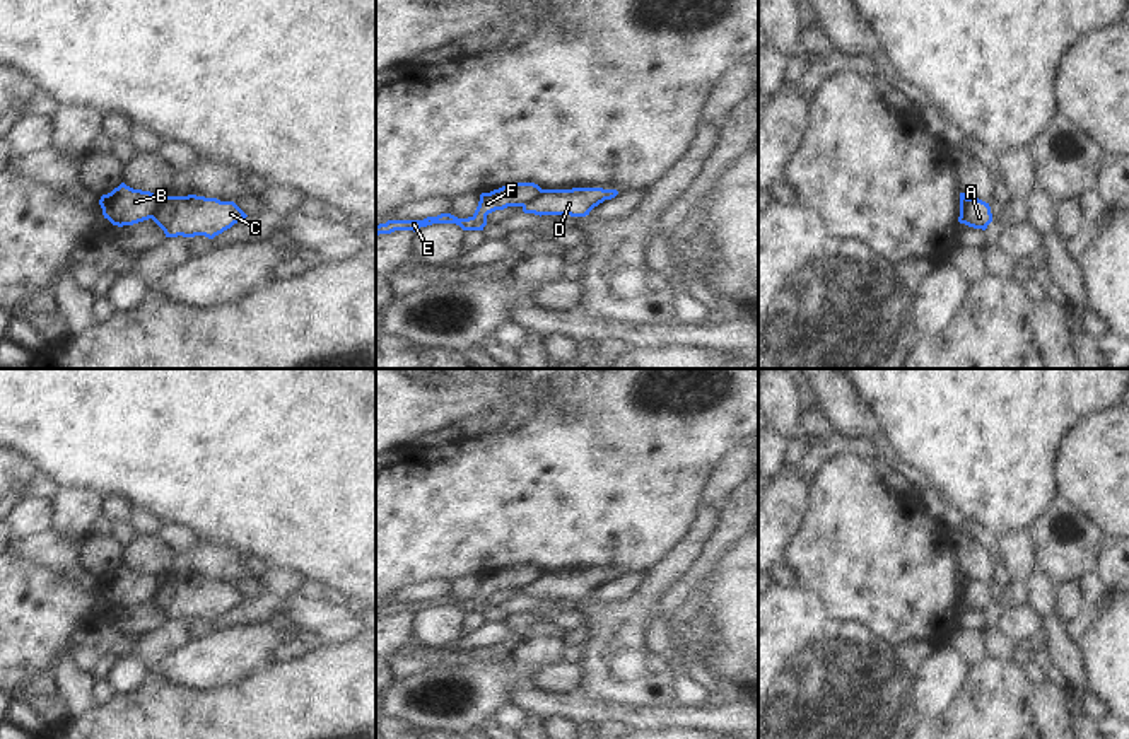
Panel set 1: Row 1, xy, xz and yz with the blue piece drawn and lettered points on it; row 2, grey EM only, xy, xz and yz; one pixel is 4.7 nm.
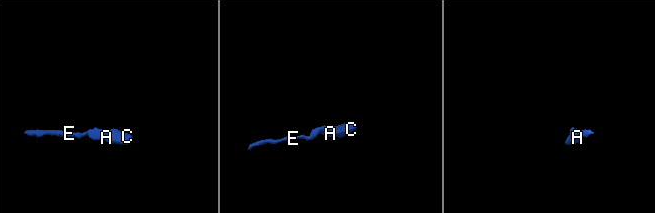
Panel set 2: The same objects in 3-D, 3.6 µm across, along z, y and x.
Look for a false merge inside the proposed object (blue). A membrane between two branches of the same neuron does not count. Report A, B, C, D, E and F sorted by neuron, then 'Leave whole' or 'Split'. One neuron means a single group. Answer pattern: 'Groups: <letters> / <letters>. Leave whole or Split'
Groups: A C D / B E F. Split.

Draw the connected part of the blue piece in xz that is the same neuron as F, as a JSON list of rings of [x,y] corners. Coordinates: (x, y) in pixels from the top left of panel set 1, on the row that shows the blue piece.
[[[516,183],[512,186],[502,186],[490,193],[482,193],[475,213],[468,218],[458,218],[451,213],[441,213],[437,217],[427,217],[424,220],[388,220],[376,225],[376,236],[391,234],[395,230],[417,230],[432,224],[456,224],[463,230],[483,230],[487,225],[487,215],[507,207],[524,207],[529,200],[538,196],[543,189],[535,183]]]

